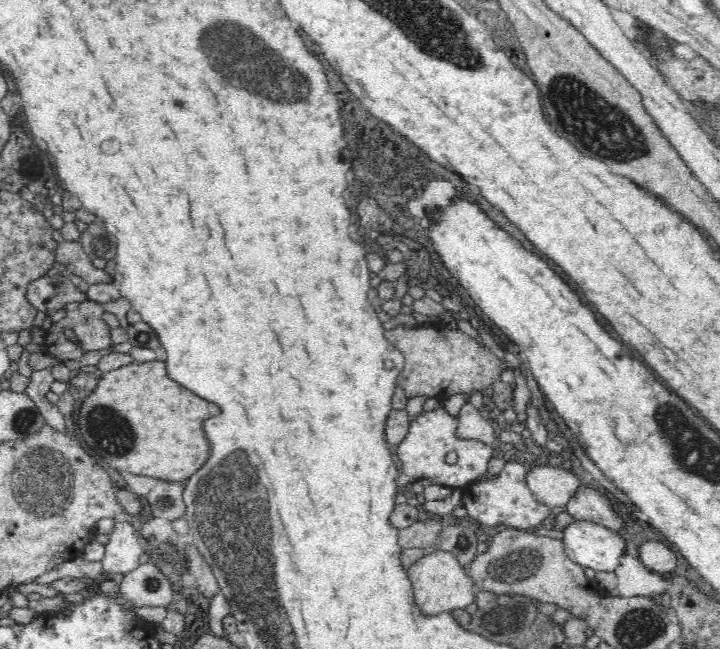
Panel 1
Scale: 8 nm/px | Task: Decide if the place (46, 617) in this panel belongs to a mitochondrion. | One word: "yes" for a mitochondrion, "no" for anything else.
no

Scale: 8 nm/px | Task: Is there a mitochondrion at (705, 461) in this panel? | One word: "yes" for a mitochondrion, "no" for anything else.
yes

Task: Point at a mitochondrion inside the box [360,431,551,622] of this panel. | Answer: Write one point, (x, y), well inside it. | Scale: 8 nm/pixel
(517, 564)

